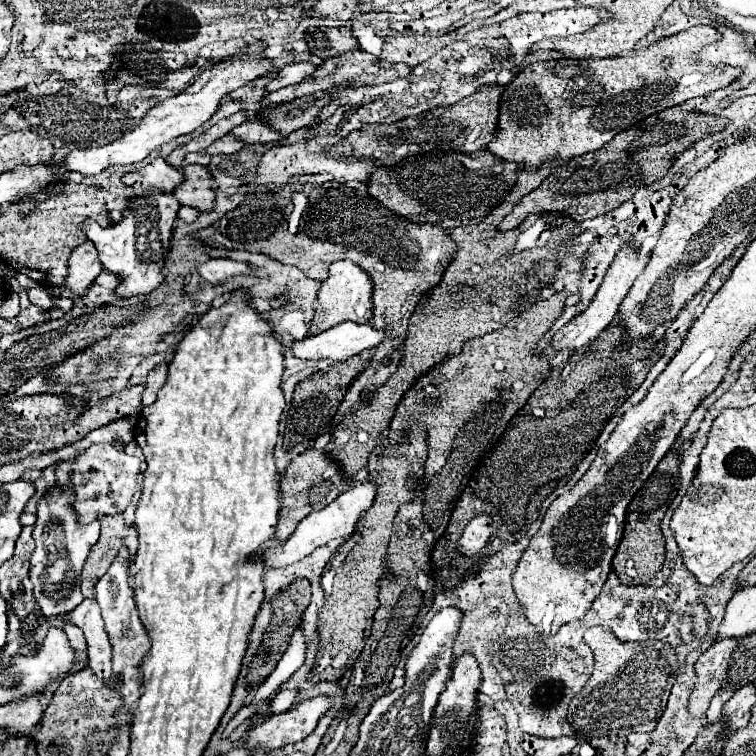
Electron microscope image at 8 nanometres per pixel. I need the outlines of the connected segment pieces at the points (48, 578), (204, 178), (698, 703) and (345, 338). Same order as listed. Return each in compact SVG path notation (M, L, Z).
M59 485L51 487L37 503L37 521L33 529L33 539L37 543L31 555L31 581L35 599L45 617L55 617L67 613L83 601L79 581L83 563L91 551L91 547L99 539L99 521L91 525L79 525L77 515L73 511L75 495L73 491L63 491Z
M185 165L183 175L185 175L185 183L181 185L181 189L177 189L177 193L173 193L177 201L181 205L197 207L199 211L213 211L215 183L209 169L201 165Z
M737 639L715 641L695 663L697 681L691 693L691 701L689 701L691 717L703 717L705 711L709 709L711 699L715 697L715 693L721 687L721 681L727 675L727 665L737 643L739 643Z
M339 323L337 327L323 331L319 335L309 335L303 341L293 343L291 351L299 359L333 359L347 361L353 355L359 355L365 349L379 345L385 339L385 333L363 323Z

